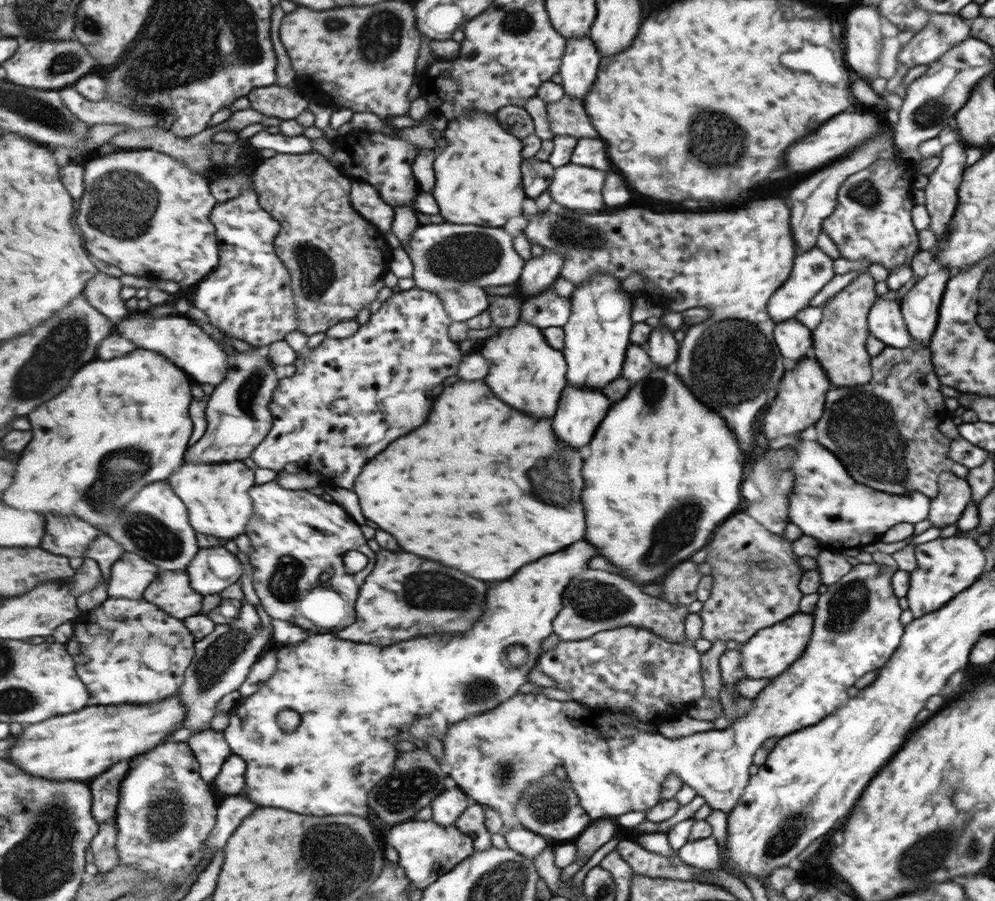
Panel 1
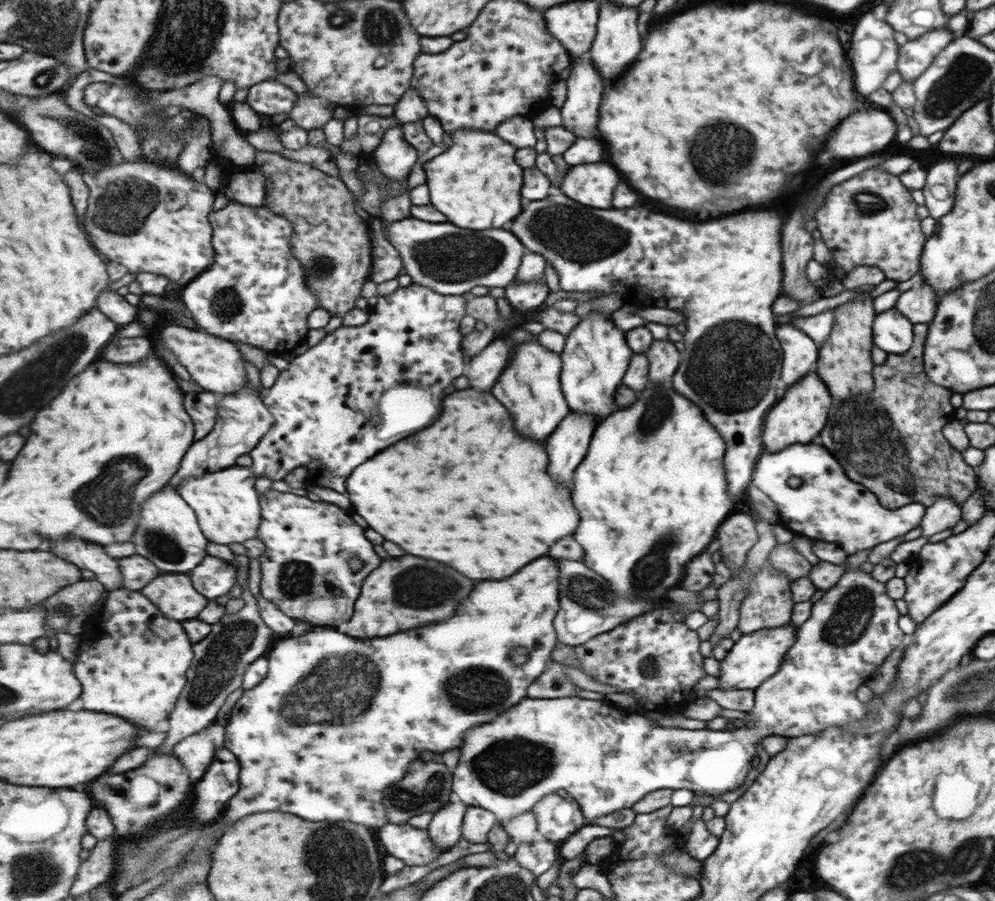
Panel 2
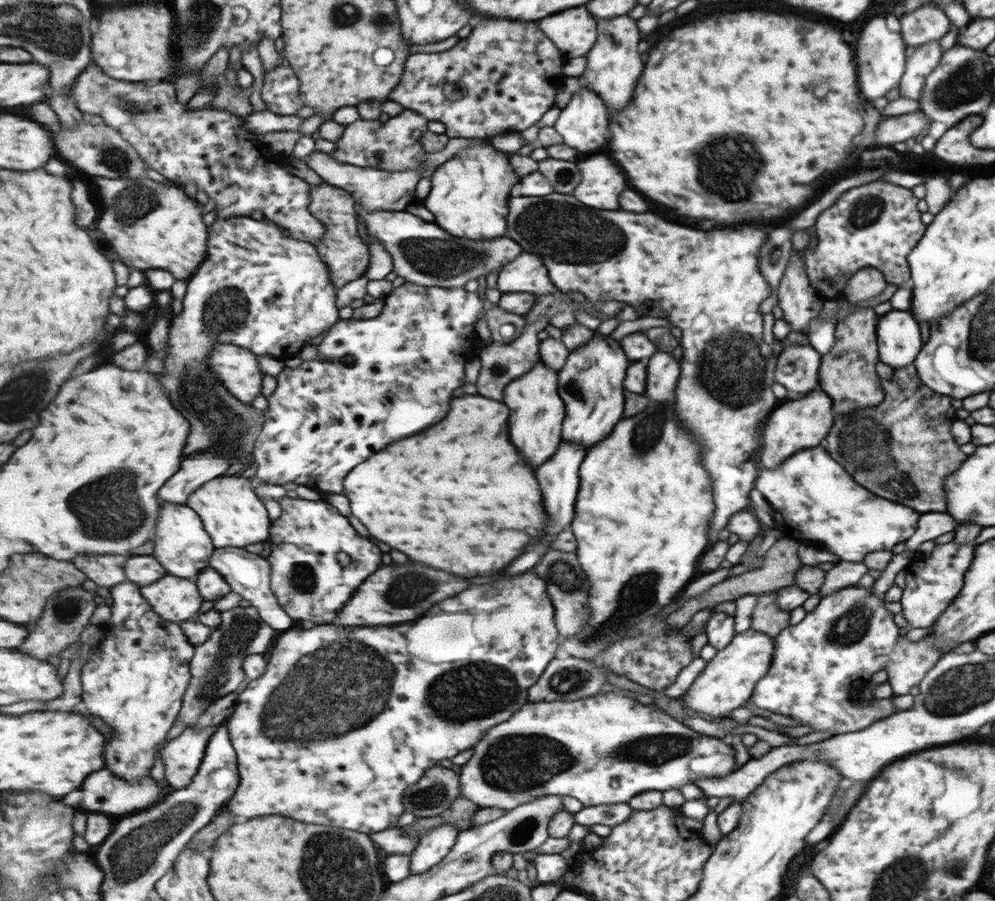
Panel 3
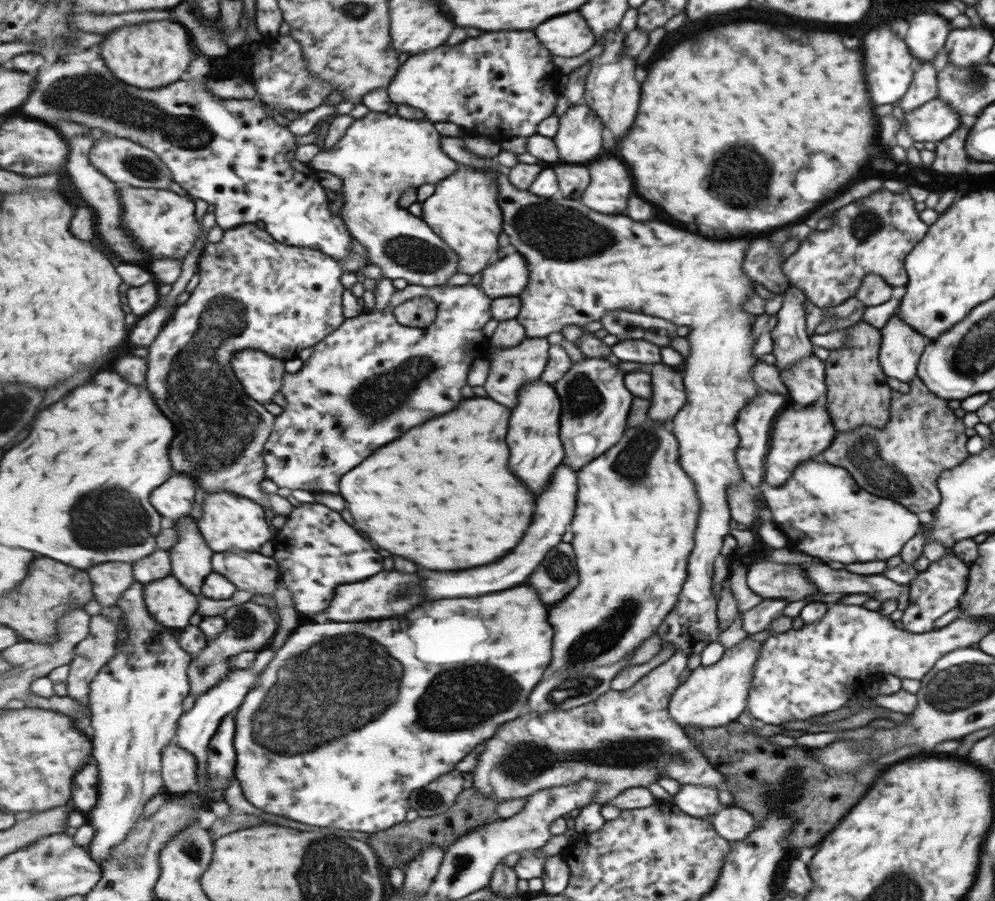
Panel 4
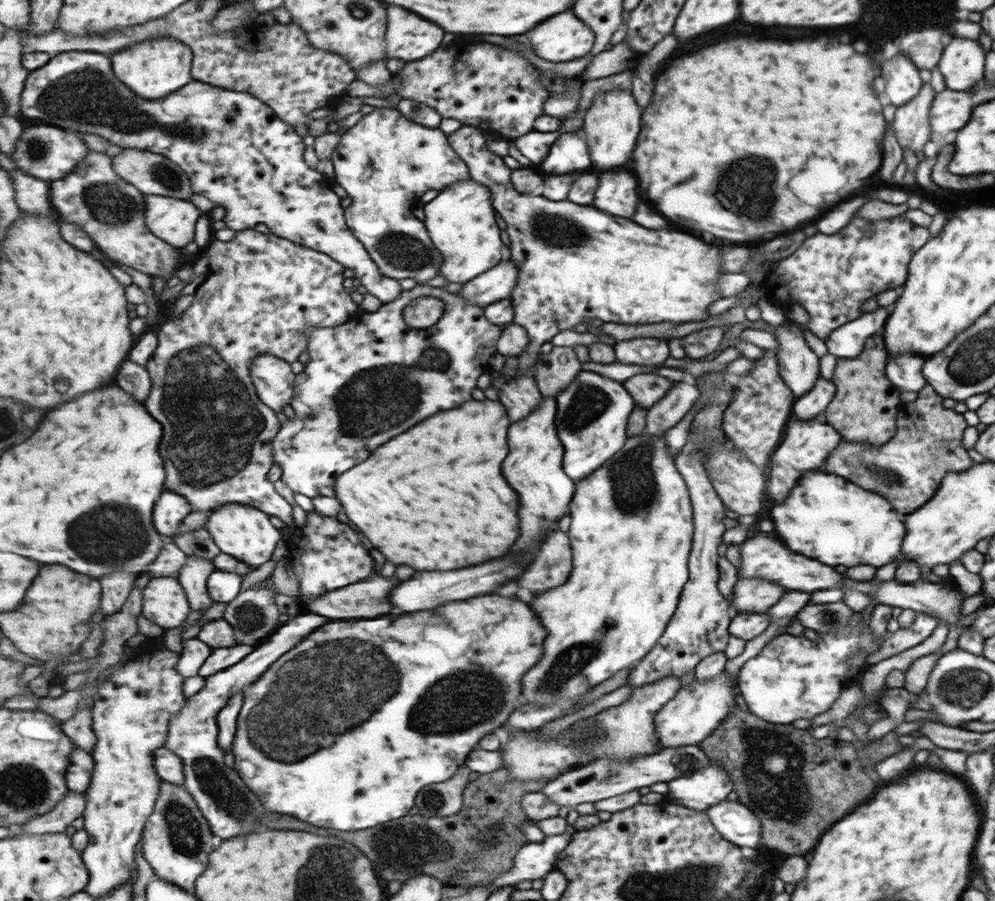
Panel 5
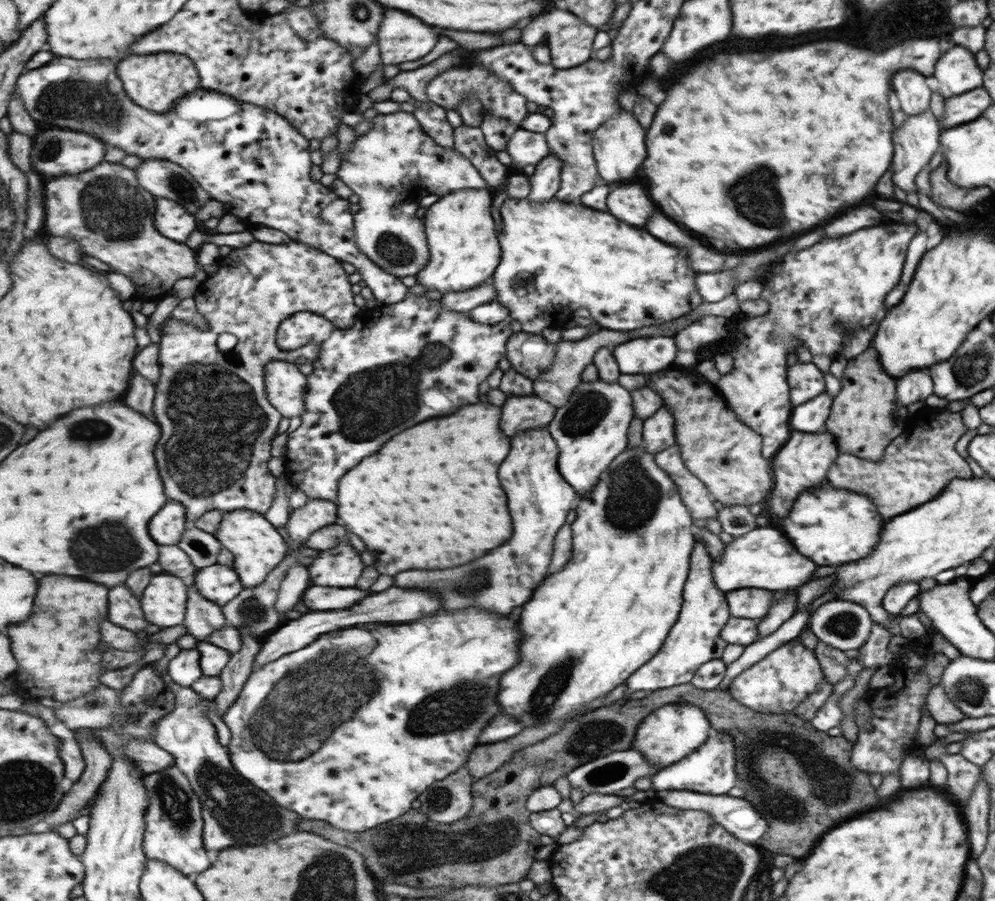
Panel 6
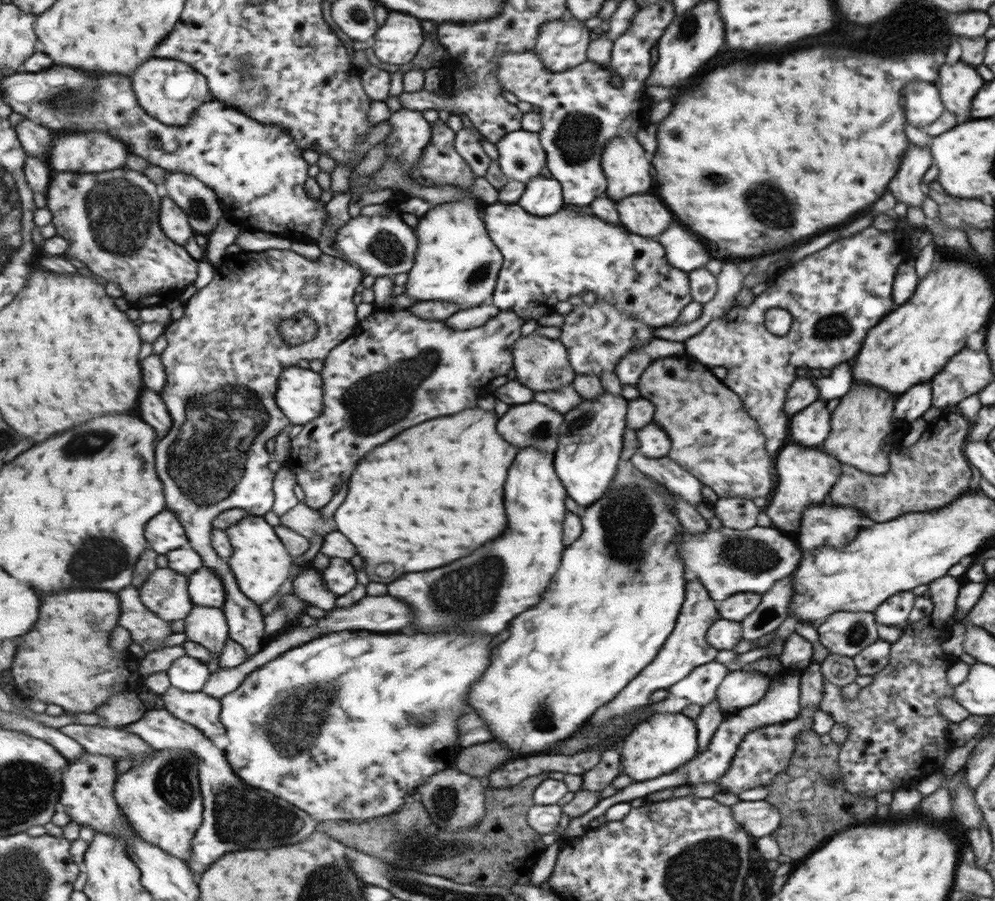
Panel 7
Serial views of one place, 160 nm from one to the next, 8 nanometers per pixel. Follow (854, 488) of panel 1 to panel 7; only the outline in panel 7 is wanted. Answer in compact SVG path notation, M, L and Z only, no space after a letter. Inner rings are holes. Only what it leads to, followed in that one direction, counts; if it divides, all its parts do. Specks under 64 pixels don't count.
M811 506L803 512L803 524L797 528L797 544L803 550L821 546L839 548L859 534L861 526L869 524L869 518L856 508L839 506Z

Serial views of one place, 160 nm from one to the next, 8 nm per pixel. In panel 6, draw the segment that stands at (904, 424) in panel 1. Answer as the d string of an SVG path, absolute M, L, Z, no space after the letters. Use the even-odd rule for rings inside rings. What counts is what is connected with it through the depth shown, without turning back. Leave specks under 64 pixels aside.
M936 408L930 417L923 415L915 420L890 440L885 454L877 462L867 462L847 453L839 454L831 463L827 484L831 488L869 496L881 516L888 520L941 495L951 479L970 479L973 473L953 450L953 444L965 432L960 414L947 408Z

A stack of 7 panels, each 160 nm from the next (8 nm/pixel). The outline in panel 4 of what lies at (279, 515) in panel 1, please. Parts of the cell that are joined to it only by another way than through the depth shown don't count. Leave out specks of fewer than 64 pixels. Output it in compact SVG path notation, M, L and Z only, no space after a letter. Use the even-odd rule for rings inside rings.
M295 503L285 526L273 539L274 559L280 566L280 582L290 591L295 610L313 616L329 608L341 584L361 582L383 572L383 556L369 540L349 526L339 512L324 504Z

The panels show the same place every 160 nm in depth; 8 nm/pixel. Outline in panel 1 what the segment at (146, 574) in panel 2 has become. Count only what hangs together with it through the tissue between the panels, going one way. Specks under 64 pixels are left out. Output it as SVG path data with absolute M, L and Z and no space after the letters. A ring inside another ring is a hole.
M131 551L112 566L112 575L107 583L107 593L113 598L143 599L145 588L160 575L161 569L142 556Z

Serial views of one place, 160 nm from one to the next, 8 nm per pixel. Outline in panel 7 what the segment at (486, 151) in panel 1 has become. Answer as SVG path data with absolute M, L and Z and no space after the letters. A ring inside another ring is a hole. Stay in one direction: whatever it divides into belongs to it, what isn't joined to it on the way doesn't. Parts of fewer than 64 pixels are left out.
M478 199L442 203L418 220L415 234L419 240L419 252L414 267L408 274L409 281L405 286L407 296L417 300L451 300L460 304L462 309L494 302L494 292L505 257L485 228L485 222L481 218L483 205Z

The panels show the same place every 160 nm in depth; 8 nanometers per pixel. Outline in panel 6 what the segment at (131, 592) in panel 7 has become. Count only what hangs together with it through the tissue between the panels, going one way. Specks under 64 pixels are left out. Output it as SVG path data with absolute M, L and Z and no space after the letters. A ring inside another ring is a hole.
M127 586L111 588L110 606L108 616L110 622L136 634L145 635L143 628L147 628L150 622L141 608L141 602L133 596L133 592Z

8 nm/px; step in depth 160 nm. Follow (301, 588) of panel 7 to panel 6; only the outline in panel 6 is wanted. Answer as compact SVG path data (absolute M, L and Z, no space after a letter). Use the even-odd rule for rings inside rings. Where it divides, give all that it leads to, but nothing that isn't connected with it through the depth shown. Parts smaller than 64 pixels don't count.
M311 586L305 592L305 602L311 610L341 610L341 608L353 608L363 598L367 598L371 592L365 592L361 588L319 588Z

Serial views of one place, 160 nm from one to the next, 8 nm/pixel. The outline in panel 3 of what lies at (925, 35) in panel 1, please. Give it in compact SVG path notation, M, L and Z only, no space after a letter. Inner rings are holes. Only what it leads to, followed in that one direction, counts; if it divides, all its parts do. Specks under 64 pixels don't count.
M929 41L922 45L906 48L905 71L899 83L899 92L902 97L917 101L925 77L937 66L942 55L938 41Z

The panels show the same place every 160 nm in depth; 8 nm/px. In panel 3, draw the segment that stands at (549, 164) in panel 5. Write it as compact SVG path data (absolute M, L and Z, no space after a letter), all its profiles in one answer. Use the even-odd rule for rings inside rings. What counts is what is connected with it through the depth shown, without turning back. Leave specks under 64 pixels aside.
M581 84L568 104L561 110L554 127L564 136L565 143L575 147L580 154L597 154L599 148L609 138L607 132L608 116L605 112L605 103L585 85Z

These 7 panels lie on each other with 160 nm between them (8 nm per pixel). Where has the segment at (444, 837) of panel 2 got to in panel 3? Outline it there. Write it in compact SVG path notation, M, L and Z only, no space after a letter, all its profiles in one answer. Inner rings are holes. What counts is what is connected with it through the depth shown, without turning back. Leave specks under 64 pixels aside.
M443 824L423 835L411 856L411 875L423 874L437 866L451 852L460 832L453 824Z

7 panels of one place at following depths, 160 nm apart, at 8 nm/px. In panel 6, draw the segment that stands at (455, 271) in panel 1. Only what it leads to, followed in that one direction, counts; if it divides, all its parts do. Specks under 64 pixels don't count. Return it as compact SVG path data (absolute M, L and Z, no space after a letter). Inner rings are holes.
M404 111L377 114L373 117L368 130L346 152L337 178L359 196L360 211L353 215L357 248L371 257L383 270L399 279L406 276L417 278L431 260L425 219L419 220L419 208L423 208L420 200L433 193L444 197L453 191L488 188L482 172L478 172L478 168L462 152L457 149L448 150L436 140L432 140L417 122L417 117Z

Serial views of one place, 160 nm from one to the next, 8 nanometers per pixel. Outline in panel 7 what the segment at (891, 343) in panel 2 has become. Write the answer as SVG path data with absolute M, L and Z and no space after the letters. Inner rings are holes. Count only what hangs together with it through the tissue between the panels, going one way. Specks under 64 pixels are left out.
M923 382L923 384L915 384L915 388L897 396L892 415L894 419L901 418L901 421L908 424L921 417L929 406L932 406L931 388L929 388L929 382Z

